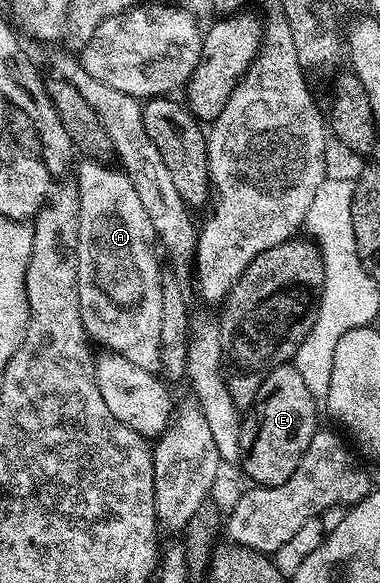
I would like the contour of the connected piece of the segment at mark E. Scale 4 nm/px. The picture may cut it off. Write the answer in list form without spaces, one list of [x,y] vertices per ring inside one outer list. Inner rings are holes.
[[[292,364],[274,366],[272,372],[260,384],[248,413],[242,423],[240,436],[240,467],[256,486],[275,486],[284,484],[292,472],[296,472],[296,464],[300,464],[300,456],[312,444],[312,436],[318,433],[319,399],[308,392],[300,372]]]

